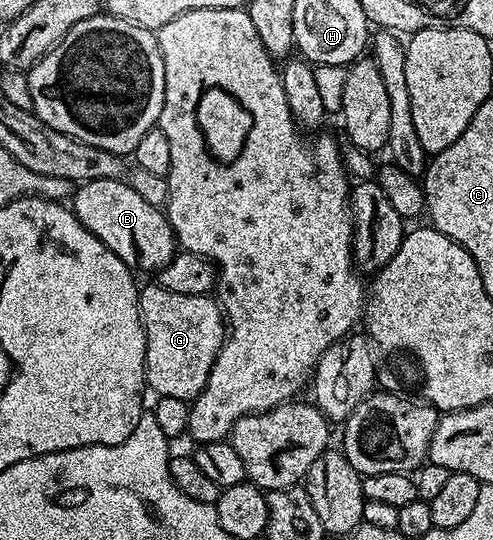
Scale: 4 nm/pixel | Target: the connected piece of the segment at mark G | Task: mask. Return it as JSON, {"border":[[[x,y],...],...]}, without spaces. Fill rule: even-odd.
{"border":[[[149,284],[149,286],[141,285],[140,292],[140,319],[144,325],[144,335],[146,336],[146,360],[144,361],[144,380],[149,391],[153,390],[153,395],[165,398],[166,396],[178,396],[185,400],[196,399],[206,388],[206,380],[208,373],[212,371],[212,366],[216,363],[218,352],[224,346],[226,341],[226,315],[215,297],[199,294],[198,296],[182,296],[178,292],[166,292],[166,288]]]}

